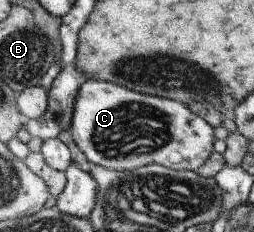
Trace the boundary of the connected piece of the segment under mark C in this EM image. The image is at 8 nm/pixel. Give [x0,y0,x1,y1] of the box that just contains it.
[69,79,215,172]

